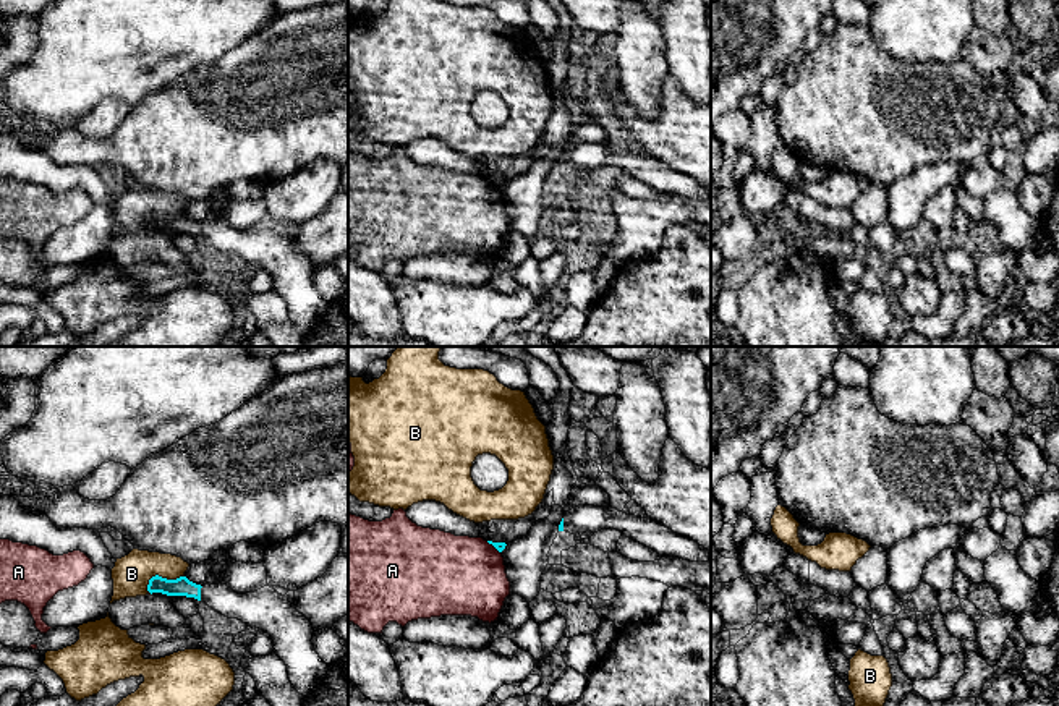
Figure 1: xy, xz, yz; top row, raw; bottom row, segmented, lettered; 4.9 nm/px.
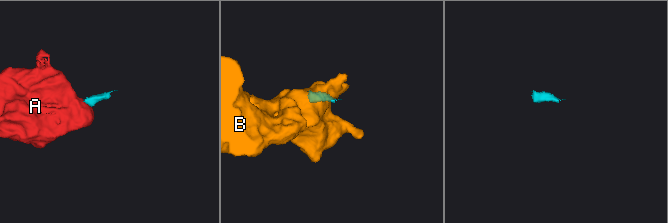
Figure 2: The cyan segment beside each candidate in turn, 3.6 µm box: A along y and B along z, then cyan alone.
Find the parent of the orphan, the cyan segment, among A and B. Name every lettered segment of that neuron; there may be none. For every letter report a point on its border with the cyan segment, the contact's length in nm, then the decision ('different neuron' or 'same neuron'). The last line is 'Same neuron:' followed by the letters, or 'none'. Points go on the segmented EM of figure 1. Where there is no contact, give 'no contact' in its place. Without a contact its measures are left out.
A: xz (493, 544) | 90 nm | different neuron
B: xy (161, 577) | 200 nm | different neuron
Same neuron: none

